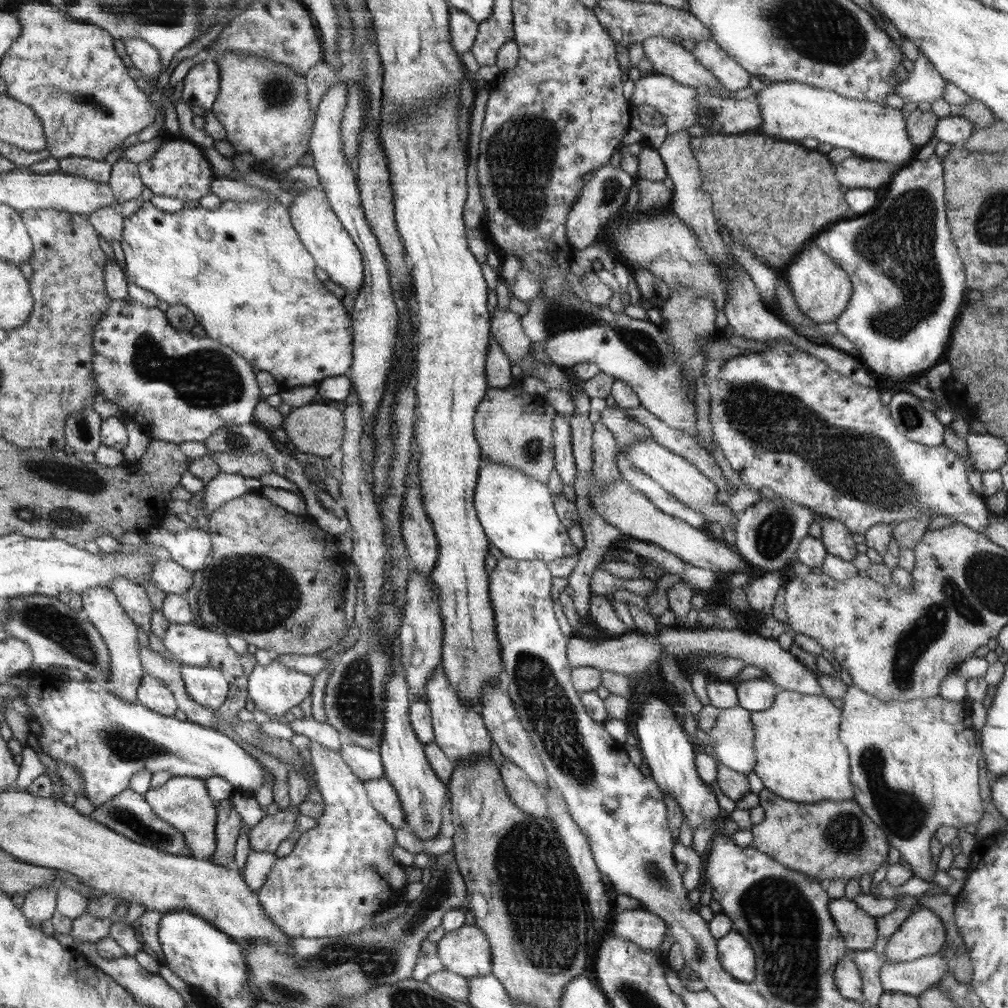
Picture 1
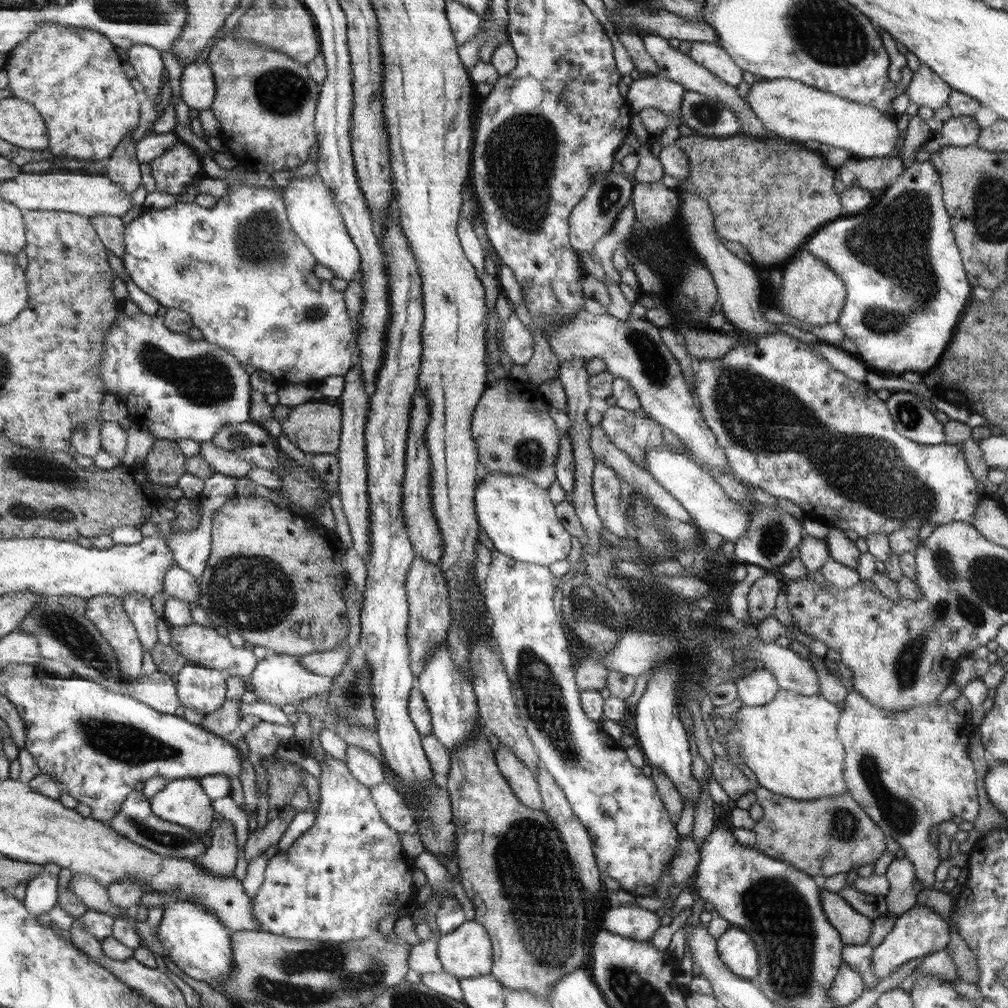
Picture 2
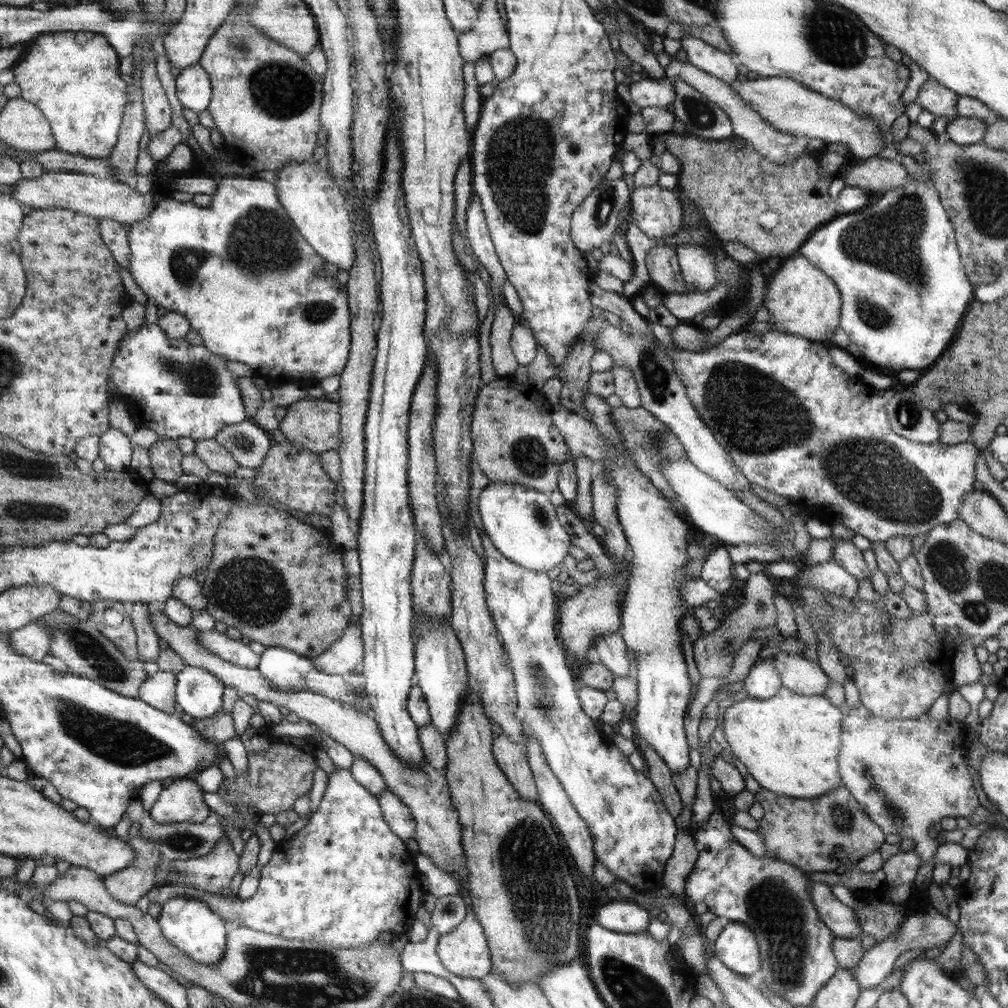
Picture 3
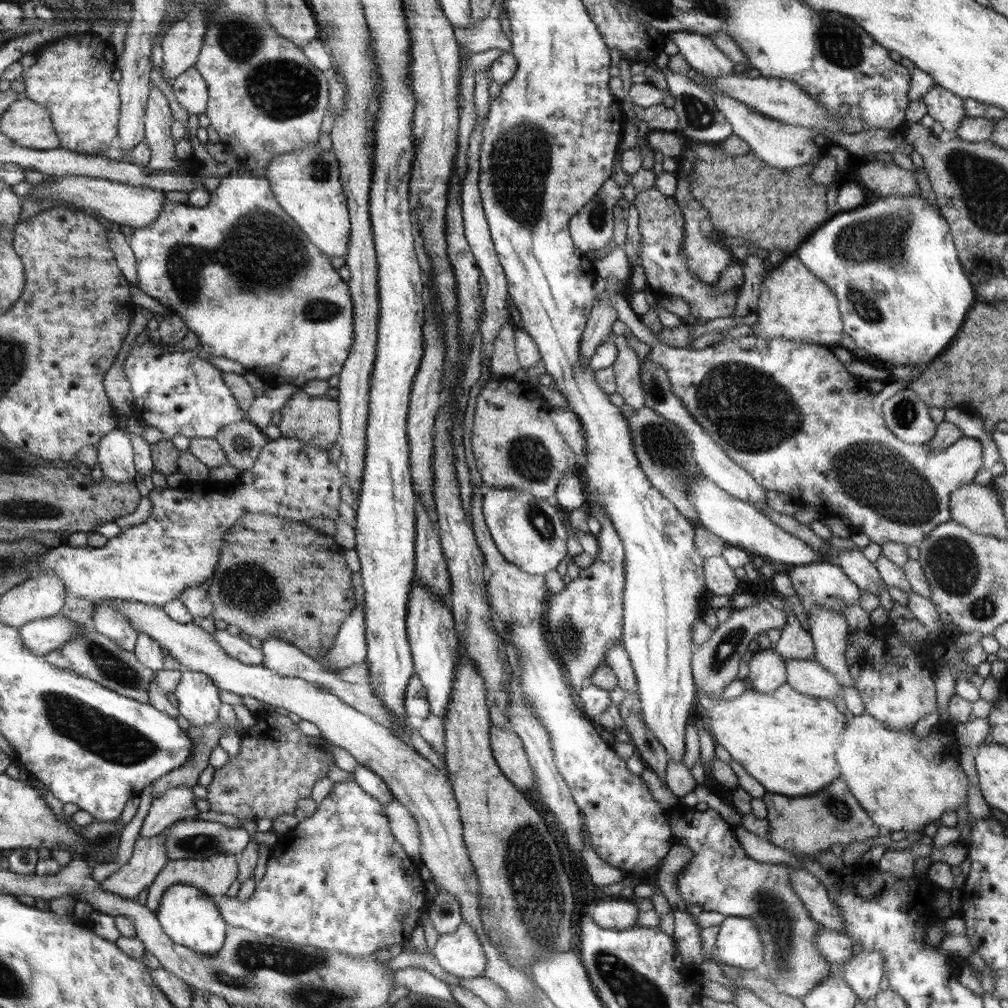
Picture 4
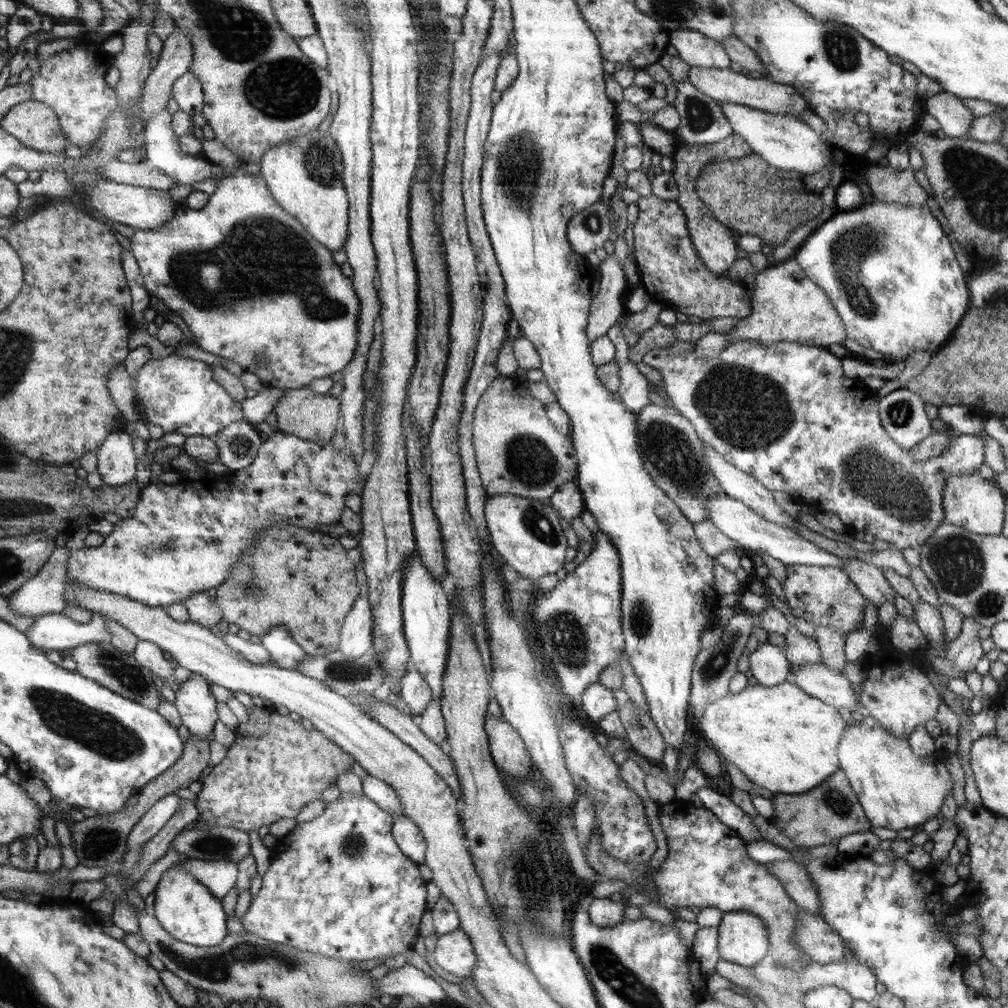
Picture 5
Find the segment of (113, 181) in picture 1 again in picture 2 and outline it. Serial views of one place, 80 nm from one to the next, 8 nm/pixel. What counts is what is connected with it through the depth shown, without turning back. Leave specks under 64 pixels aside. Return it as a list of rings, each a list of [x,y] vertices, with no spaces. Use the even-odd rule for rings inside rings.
[[[130,131],[117,144],[117,148],[104,162],[105,175],[118,183],[127,193],[132,193],[140,186],[140,162],[137,159],[137,142]]]

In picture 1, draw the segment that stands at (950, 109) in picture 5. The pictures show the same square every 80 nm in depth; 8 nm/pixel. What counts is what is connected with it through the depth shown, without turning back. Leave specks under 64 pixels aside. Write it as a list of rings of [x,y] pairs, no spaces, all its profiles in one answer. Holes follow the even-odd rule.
[[[921,52],[913,63],[914,71],[895,88],[895,93],[917,105],[919,102],[932,104],[936,98],[943,96],[945,80]]]

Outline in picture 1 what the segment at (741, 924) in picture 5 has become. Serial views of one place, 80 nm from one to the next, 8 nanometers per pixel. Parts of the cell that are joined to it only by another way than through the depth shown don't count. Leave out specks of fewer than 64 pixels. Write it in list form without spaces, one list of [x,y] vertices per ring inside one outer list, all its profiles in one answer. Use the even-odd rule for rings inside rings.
[[[733,930],[717,939],[717,952],[726,972],[739,981],[753,983],[756,976],[756,956],[746,937]]]

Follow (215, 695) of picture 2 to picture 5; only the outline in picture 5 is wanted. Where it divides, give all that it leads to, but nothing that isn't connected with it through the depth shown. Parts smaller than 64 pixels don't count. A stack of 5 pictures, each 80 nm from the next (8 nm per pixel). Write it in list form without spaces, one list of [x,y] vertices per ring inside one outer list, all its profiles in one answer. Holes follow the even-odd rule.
[[[193,673],[175,692],[174,705],[180,713],[182,724],[196,738],[211,736],[219,721],[216,713],[218,702],[210,691],[210,684],[201,674]]]

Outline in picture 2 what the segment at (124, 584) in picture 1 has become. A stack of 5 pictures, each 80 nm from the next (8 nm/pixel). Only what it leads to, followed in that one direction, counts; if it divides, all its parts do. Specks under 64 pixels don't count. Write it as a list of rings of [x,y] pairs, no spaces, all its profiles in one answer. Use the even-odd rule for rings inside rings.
[[[129,592],[123,598],[124,610],[137,630],[143,650],[149,652],[158,642],[156,621],[158,614],[152,610],[150,599],[139,592]]]

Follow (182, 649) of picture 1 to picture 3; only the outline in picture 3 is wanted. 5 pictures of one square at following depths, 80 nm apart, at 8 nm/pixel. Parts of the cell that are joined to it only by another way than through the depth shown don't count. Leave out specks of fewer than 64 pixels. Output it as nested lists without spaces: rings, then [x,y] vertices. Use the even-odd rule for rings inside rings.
[[[195,627],[193,629],[203,646],[220,658],[245,669],[258,668],[261,656],[250,649],[249,644],[244,644],[240,639],[234,640],[226,633],[216,631],[215,628],[210,631],[201,631]]]

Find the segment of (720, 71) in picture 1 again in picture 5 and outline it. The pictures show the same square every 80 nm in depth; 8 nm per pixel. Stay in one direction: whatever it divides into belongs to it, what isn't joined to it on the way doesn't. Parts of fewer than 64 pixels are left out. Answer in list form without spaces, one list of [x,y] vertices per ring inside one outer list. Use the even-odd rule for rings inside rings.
[[[688,29],[671,31],[670,44],[692,67],[730,69],[731,58],[725,47],[701,32]]]

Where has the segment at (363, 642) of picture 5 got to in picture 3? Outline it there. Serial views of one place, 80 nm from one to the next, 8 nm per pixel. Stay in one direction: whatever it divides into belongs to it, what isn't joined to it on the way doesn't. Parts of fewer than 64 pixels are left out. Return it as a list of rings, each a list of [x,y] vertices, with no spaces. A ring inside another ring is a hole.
[[[359,621],[350,622],[336,641],[325,653],[313,658],[317,669],[329,675],[346,675],[352,670],[363,668],[364,645]]]

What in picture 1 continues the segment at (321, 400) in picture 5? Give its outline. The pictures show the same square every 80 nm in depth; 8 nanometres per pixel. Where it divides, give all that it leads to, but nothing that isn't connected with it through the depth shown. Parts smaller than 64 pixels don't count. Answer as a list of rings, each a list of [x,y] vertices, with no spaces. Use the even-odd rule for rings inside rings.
[[[313,402],[307,406],[294,407],[294,410],[284,417],[281,428],[286,431],[288,438],[300,452],[315,454],[322,458],[330,458],[338,452],[345,434],[345,422],[342,422],[342,412],[334,408],[333,403]]]

